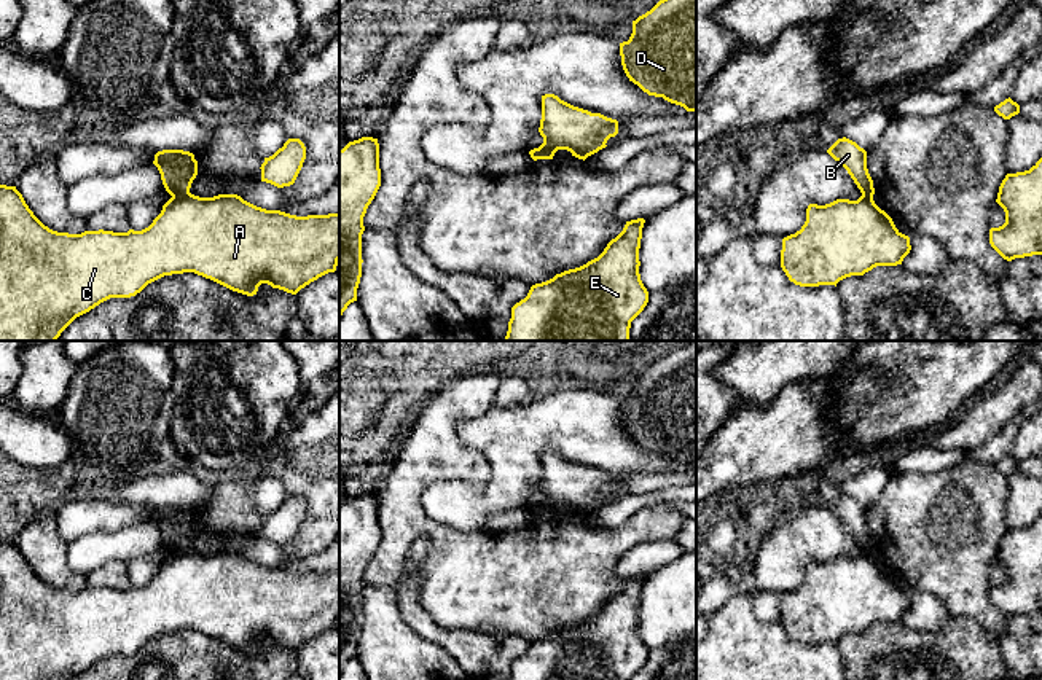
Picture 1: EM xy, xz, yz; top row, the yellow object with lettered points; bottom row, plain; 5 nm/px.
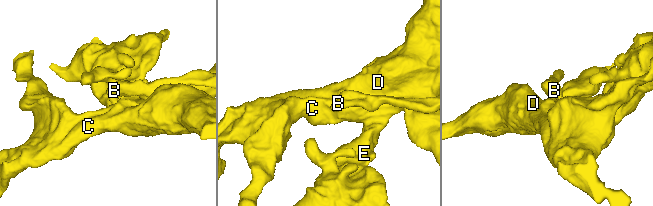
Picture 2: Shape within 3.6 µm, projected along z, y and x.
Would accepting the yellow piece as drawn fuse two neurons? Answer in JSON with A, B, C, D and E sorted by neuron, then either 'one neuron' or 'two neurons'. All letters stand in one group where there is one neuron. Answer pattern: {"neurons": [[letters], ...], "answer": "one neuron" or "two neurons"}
{"neurons": [["A", "C", "D", "E"], ["B"]], "answer": "two neurons"}

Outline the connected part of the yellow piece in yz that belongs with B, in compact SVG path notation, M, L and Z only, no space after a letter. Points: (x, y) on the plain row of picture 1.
M843 494L838 495L827 510L848 527L862 553L873 554L875 545L867 526L867 508L864 505Z

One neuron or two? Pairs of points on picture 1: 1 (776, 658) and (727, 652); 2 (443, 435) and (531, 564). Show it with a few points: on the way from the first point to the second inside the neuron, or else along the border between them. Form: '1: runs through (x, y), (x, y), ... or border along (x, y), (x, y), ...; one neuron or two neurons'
1: runs through (763, 658), (740, 656); one neuron
2: runs through (413, 483), (413, 510), (467, 564), (483, 564); one neuron

